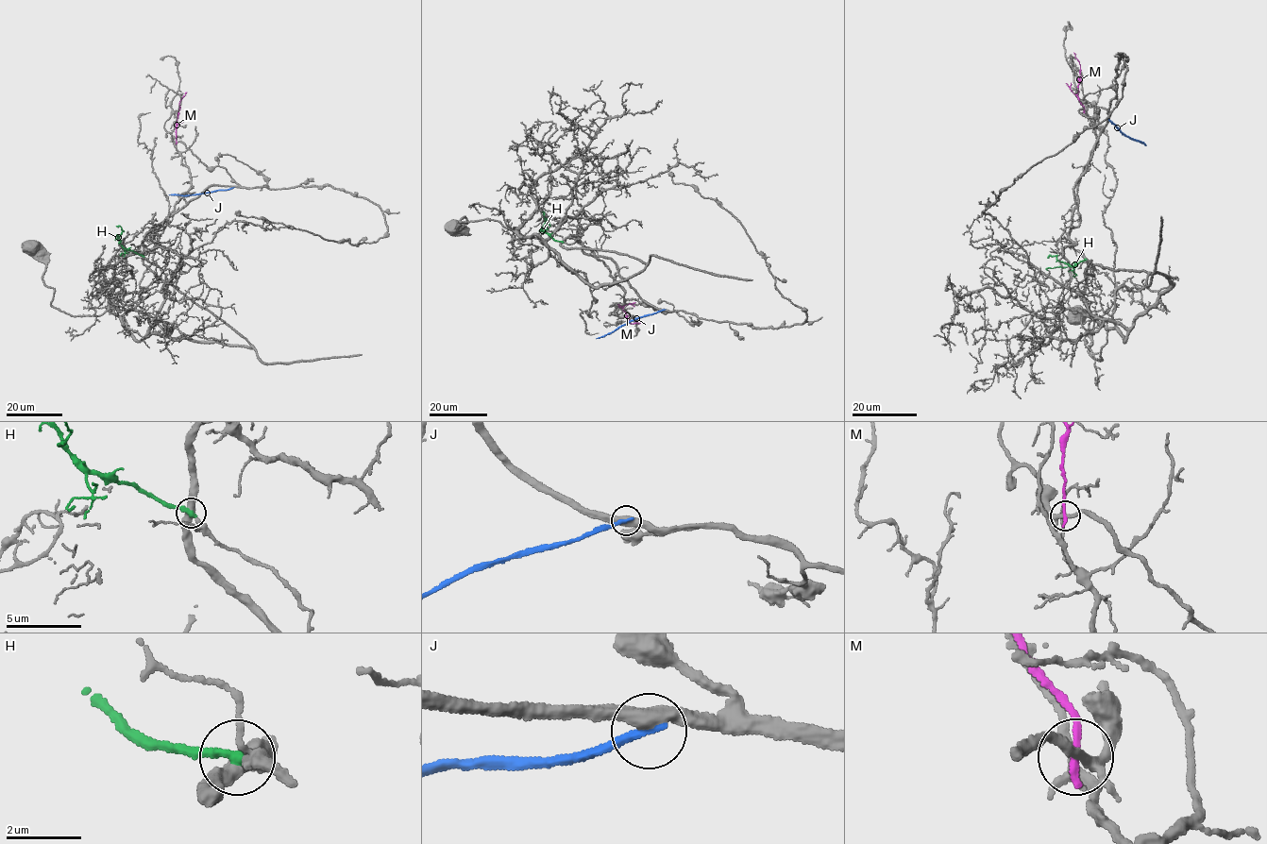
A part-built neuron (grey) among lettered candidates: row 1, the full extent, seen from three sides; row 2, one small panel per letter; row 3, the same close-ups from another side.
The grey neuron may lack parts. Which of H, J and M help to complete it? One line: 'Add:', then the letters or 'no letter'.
Add: H

